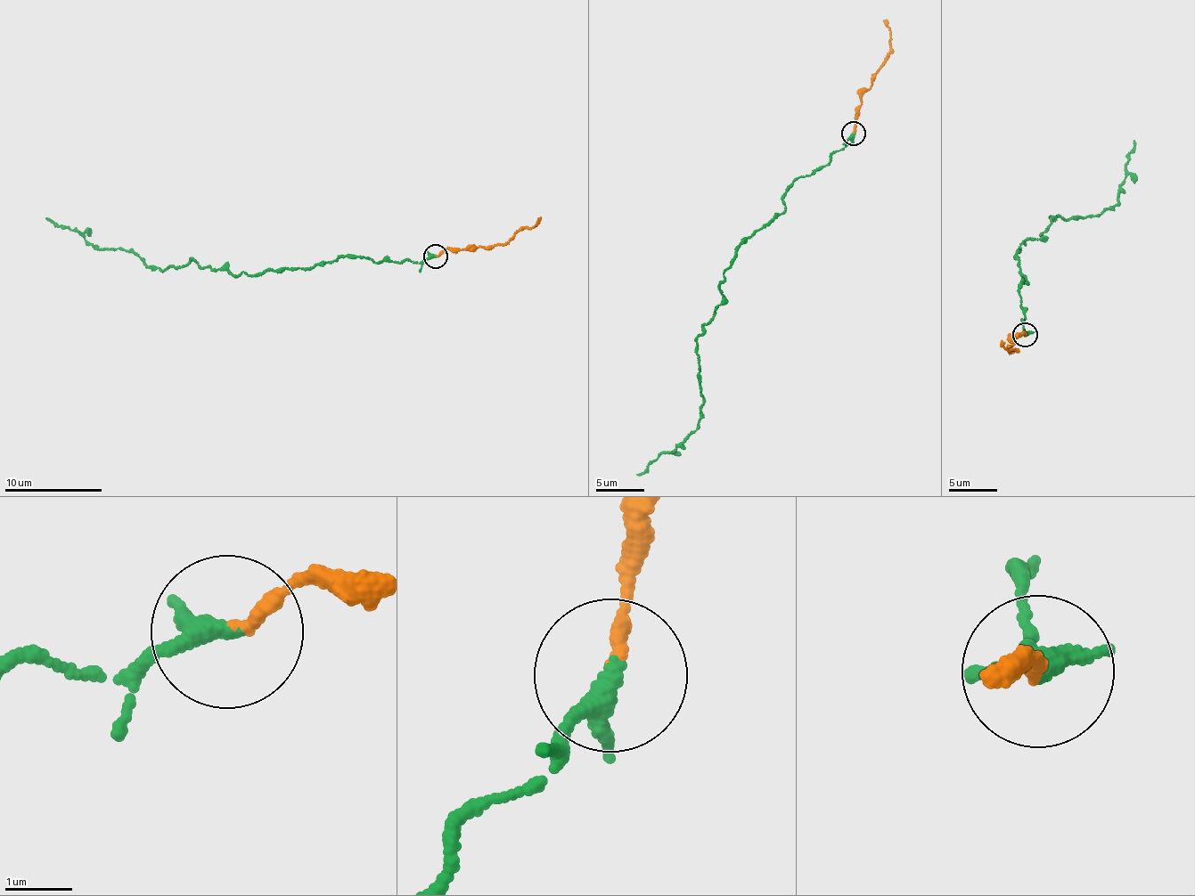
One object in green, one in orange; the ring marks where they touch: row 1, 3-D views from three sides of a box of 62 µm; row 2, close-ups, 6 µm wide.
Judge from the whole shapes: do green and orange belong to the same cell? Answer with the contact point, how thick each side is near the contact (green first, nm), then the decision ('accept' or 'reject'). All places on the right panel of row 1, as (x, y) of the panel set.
at (1025, 335); 240 nm thick on the green side, 180 nm on the other; accept

